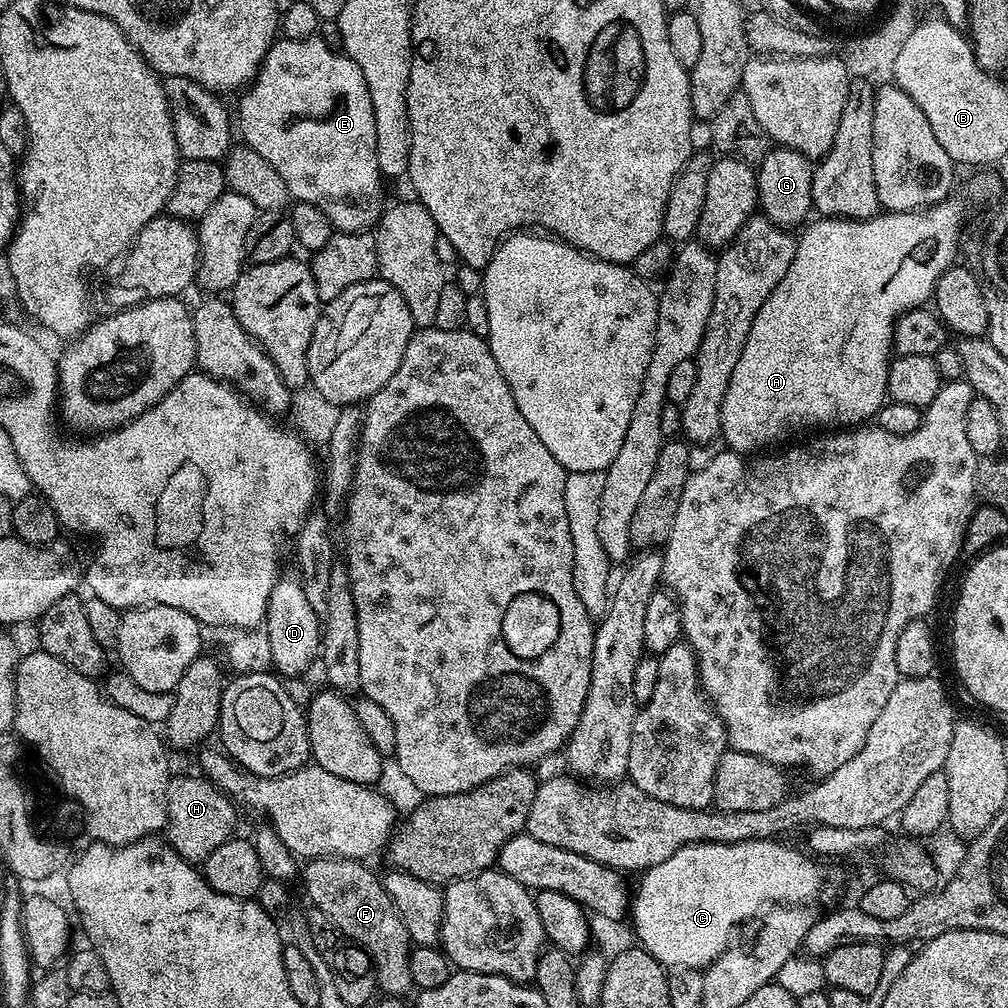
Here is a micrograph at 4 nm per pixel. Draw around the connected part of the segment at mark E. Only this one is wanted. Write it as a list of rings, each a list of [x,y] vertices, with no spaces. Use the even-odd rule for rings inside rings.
[[[273,39],[259,72],[252,79],[252,83],[243,89],[242,95],[244,97],[240,100],[238,132],[239,135],[240,132],[244,135],[243,143],[247,147],[253,148],[258,154],[262,154],[262,158],[266,158],[266,162],[270,162],[270,166],[274,166],[274,170],[278,170],[282,182],[286,182],[289,197],[293,201],[301,200],[302,202],[310,202],[310,206],[318,206],[318,210],[322,210],[322,214],[326,214],[326,218],[330,218],[333,229],[342,232],[363,232],[371,229],[376,221],[380,219],[382,211],[380,199],[384,196],[383,190],[380,189],[382,177],[378,166],[378,150],[376,149],[376,135],[374,134],[374,106],[370,102],[370,90],[366,86],[366,78],[362,78],[360,67],[350,57],[345,56],[343,51],[336,49],[335,52],[326,41],[320,39]]]

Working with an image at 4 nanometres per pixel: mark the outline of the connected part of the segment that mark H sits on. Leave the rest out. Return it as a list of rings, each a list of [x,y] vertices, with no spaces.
[[[173,775],[168,781],[166,806],[168,807],[167,843],[171,844],[172,849],[190,864],[199,865],[206,858],[210,858],[210,854],[214,854],[218,846],[233,839],[237,805],[203,775]]]

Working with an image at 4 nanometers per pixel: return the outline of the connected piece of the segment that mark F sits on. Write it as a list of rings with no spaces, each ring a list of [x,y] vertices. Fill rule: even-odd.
[[[321,856],[312,858],[303,865],[304,892],[312,899],[311,907],[326,914],[332,919],[332,923],[347,936],[352,943],[364,949],[364,953],[372,960],[376,971],[377,989],[388,998],[404,998],[407,992],[413,991],[412,979],[410,978],[410,954],[414,947],[408,939],[408,931],[394,906],[394,902],[386,894],[381,877],[375,876],[367,867],[367,863],[358,860],[343,860],[337,856]]]

